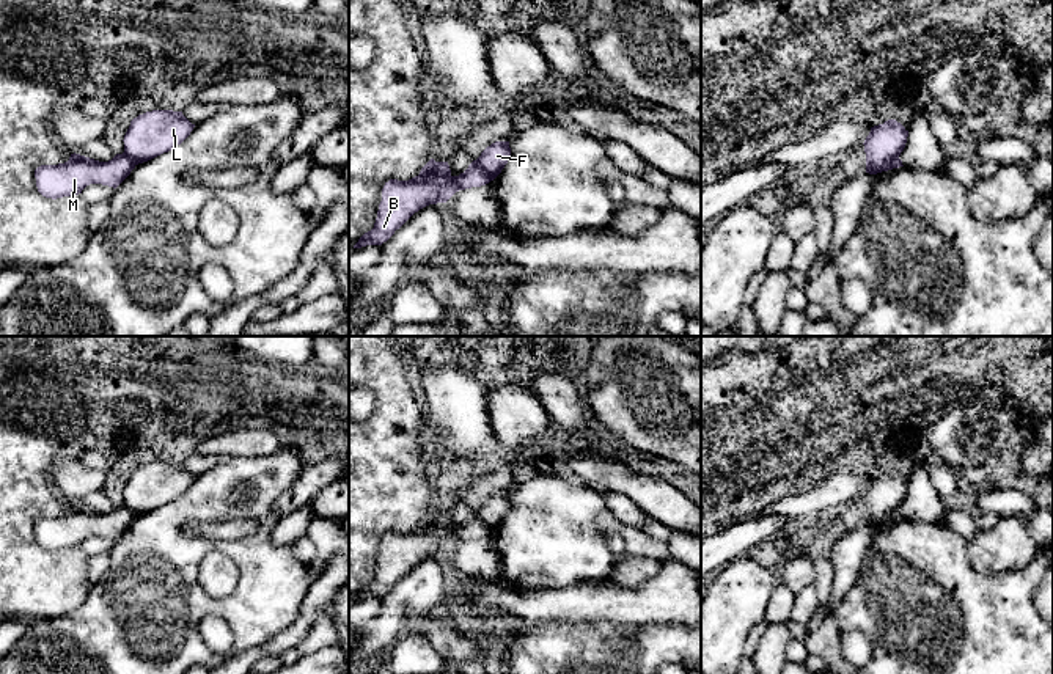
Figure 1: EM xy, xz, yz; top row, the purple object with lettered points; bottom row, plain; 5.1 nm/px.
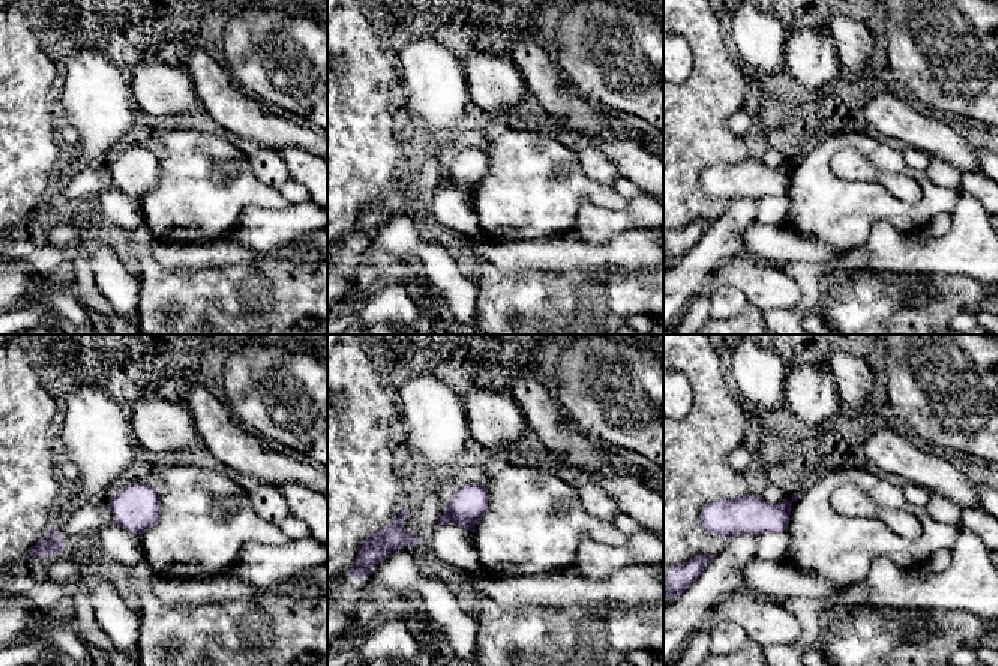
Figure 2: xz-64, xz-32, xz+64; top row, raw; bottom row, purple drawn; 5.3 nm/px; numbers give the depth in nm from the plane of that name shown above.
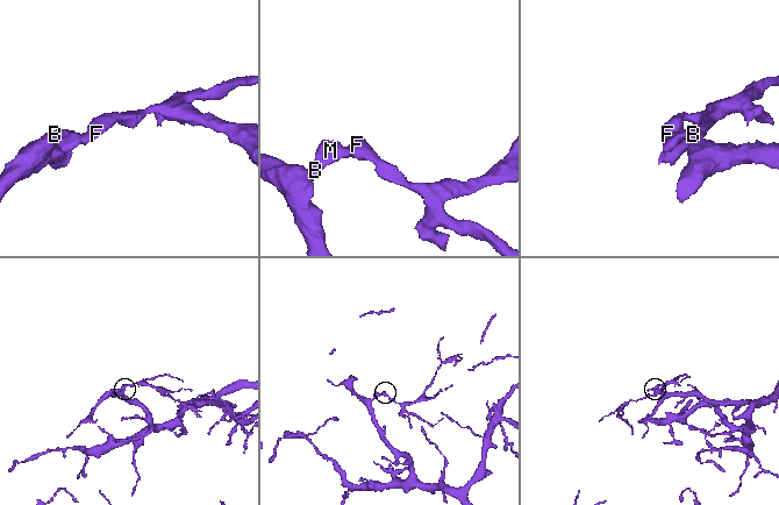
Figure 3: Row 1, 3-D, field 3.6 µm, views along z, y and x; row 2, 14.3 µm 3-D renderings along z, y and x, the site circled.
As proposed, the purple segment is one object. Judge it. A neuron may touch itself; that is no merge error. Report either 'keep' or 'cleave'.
cleave

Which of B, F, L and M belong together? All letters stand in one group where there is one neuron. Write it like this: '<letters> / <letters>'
B M / F L

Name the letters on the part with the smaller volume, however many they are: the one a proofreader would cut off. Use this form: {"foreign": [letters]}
{"foreign": ["F", "L"]}

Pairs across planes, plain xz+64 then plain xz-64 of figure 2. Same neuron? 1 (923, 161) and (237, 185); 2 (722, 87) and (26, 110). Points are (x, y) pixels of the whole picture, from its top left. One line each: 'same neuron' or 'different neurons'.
1: different neurons
2: same neuron

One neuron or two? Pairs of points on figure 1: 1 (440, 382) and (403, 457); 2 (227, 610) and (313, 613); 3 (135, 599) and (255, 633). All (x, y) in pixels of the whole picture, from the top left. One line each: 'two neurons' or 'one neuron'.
1: two neurons
2: two neurons
3: one neuron

